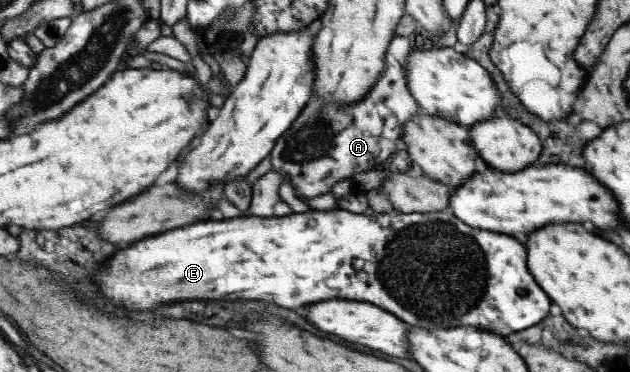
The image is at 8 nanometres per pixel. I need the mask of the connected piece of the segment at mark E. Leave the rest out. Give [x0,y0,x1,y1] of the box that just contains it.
[98,204,550,336]

